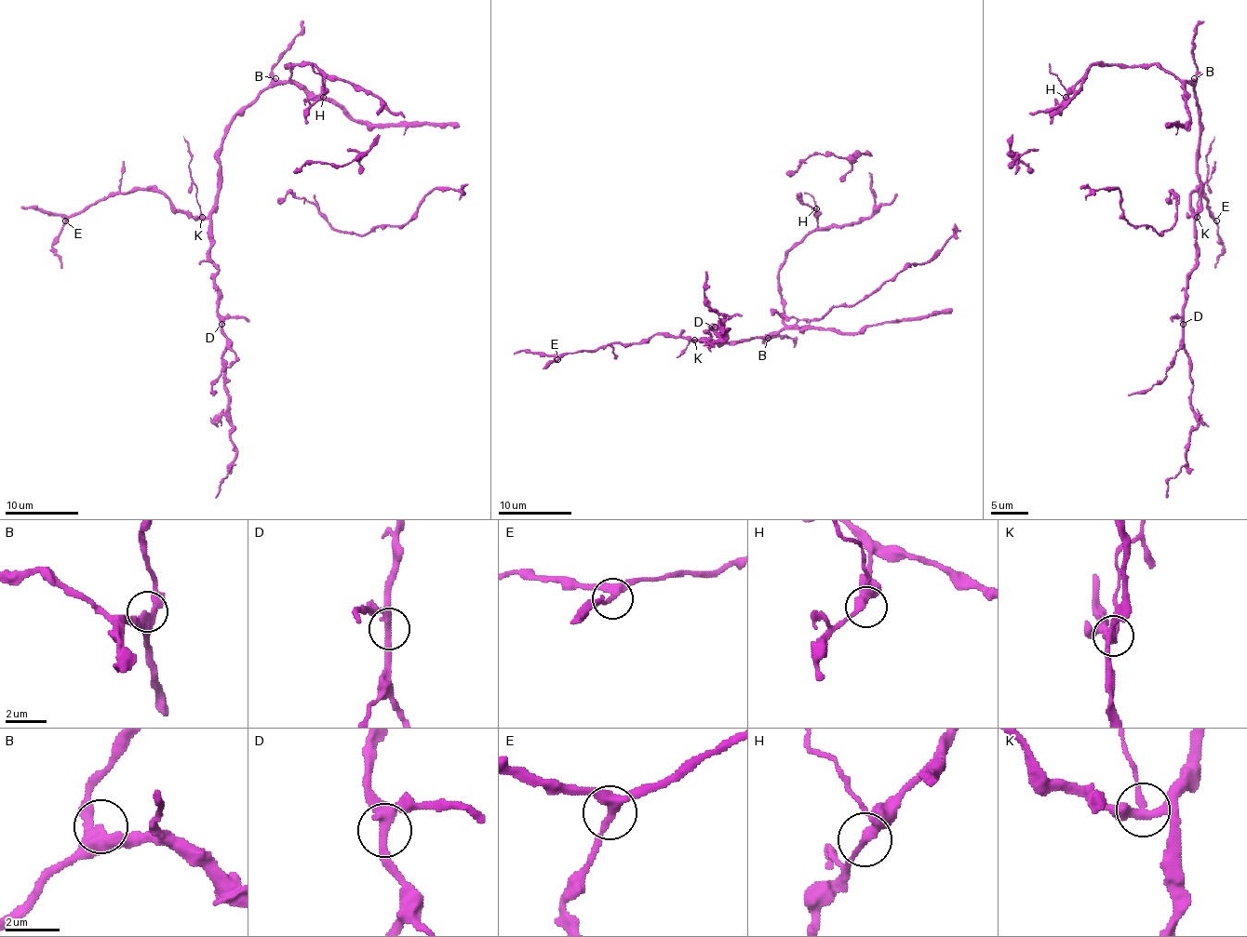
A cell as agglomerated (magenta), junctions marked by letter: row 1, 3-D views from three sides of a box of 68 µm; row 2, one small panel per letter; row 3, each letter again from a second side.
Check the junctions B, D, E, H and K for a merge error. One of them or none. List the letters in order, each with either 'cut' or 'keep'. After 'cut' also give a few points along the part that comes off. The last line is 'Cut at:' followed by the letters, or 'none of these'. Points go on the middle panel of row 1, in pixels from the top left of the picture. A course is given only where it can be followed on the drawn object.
B: keep
D: keep
E: keep
H: keep
K: cut | (694, 340), (689, 341), (676, 357)
Cut at: K

